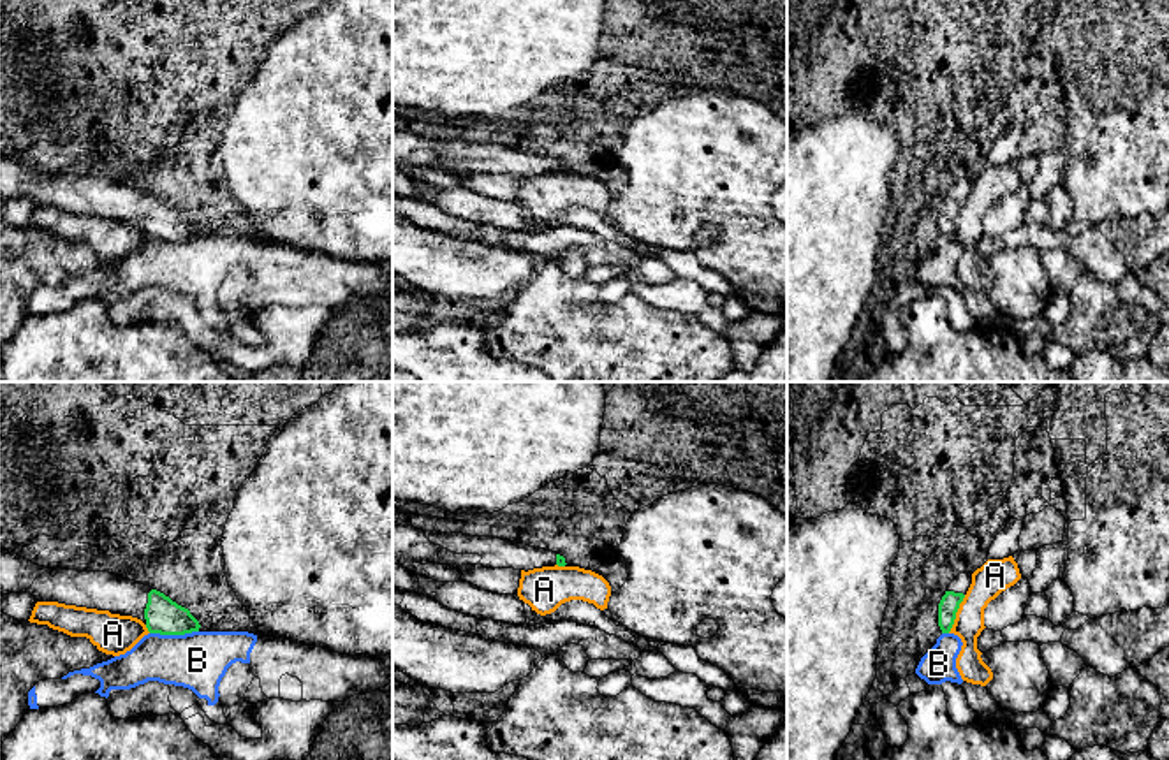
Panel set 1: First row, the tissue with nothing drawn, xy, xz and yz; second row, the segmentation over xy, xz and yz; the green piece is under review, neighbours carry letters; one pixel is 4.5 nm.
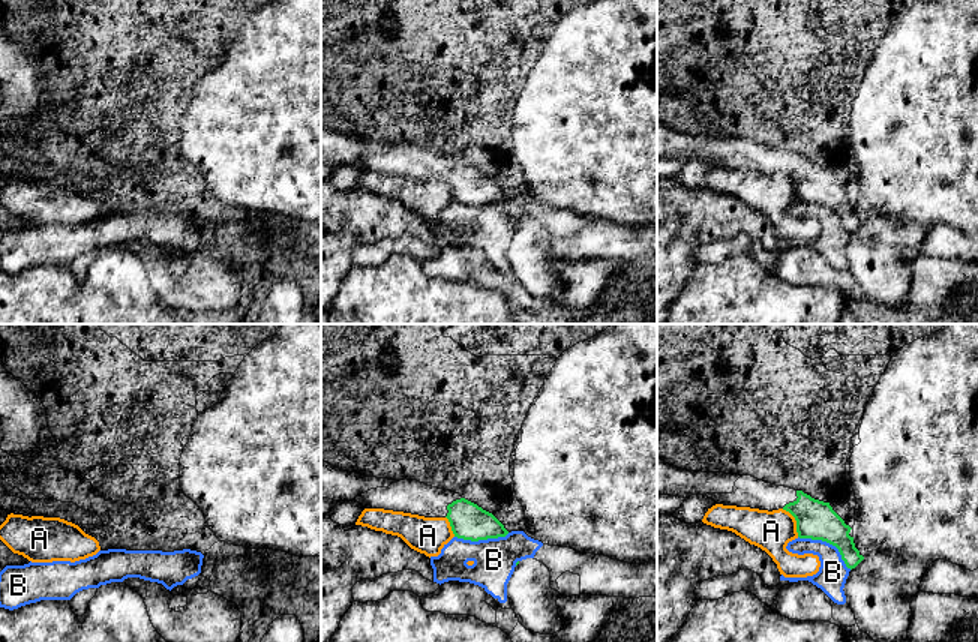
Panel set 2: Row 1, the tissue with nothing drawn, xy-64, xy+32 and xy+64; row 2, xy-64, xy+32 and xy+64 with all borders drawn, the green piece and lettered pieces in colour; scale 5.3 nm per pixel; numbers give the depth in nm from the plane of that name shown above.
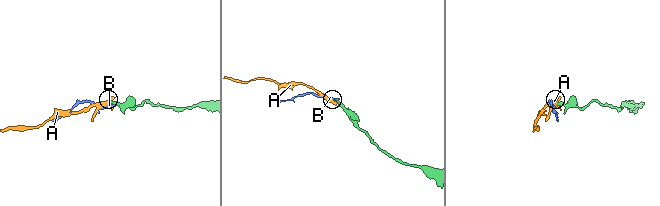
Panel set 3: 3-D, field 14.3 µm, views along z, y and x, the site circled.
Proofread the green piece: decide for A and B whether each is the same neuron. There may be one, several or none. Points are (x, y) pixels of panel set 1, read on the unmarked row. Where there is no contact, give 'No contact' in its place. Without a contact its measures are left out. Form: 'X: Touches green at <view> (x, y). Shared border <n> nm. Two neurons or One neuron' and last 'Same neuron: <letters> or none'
A: Touches green at yz (955, 220). Shared border 190 nm. Two neurons
B: Touches green at xy (173, 240). Shared border 220 nm. Two neurons
Same neuron: none

